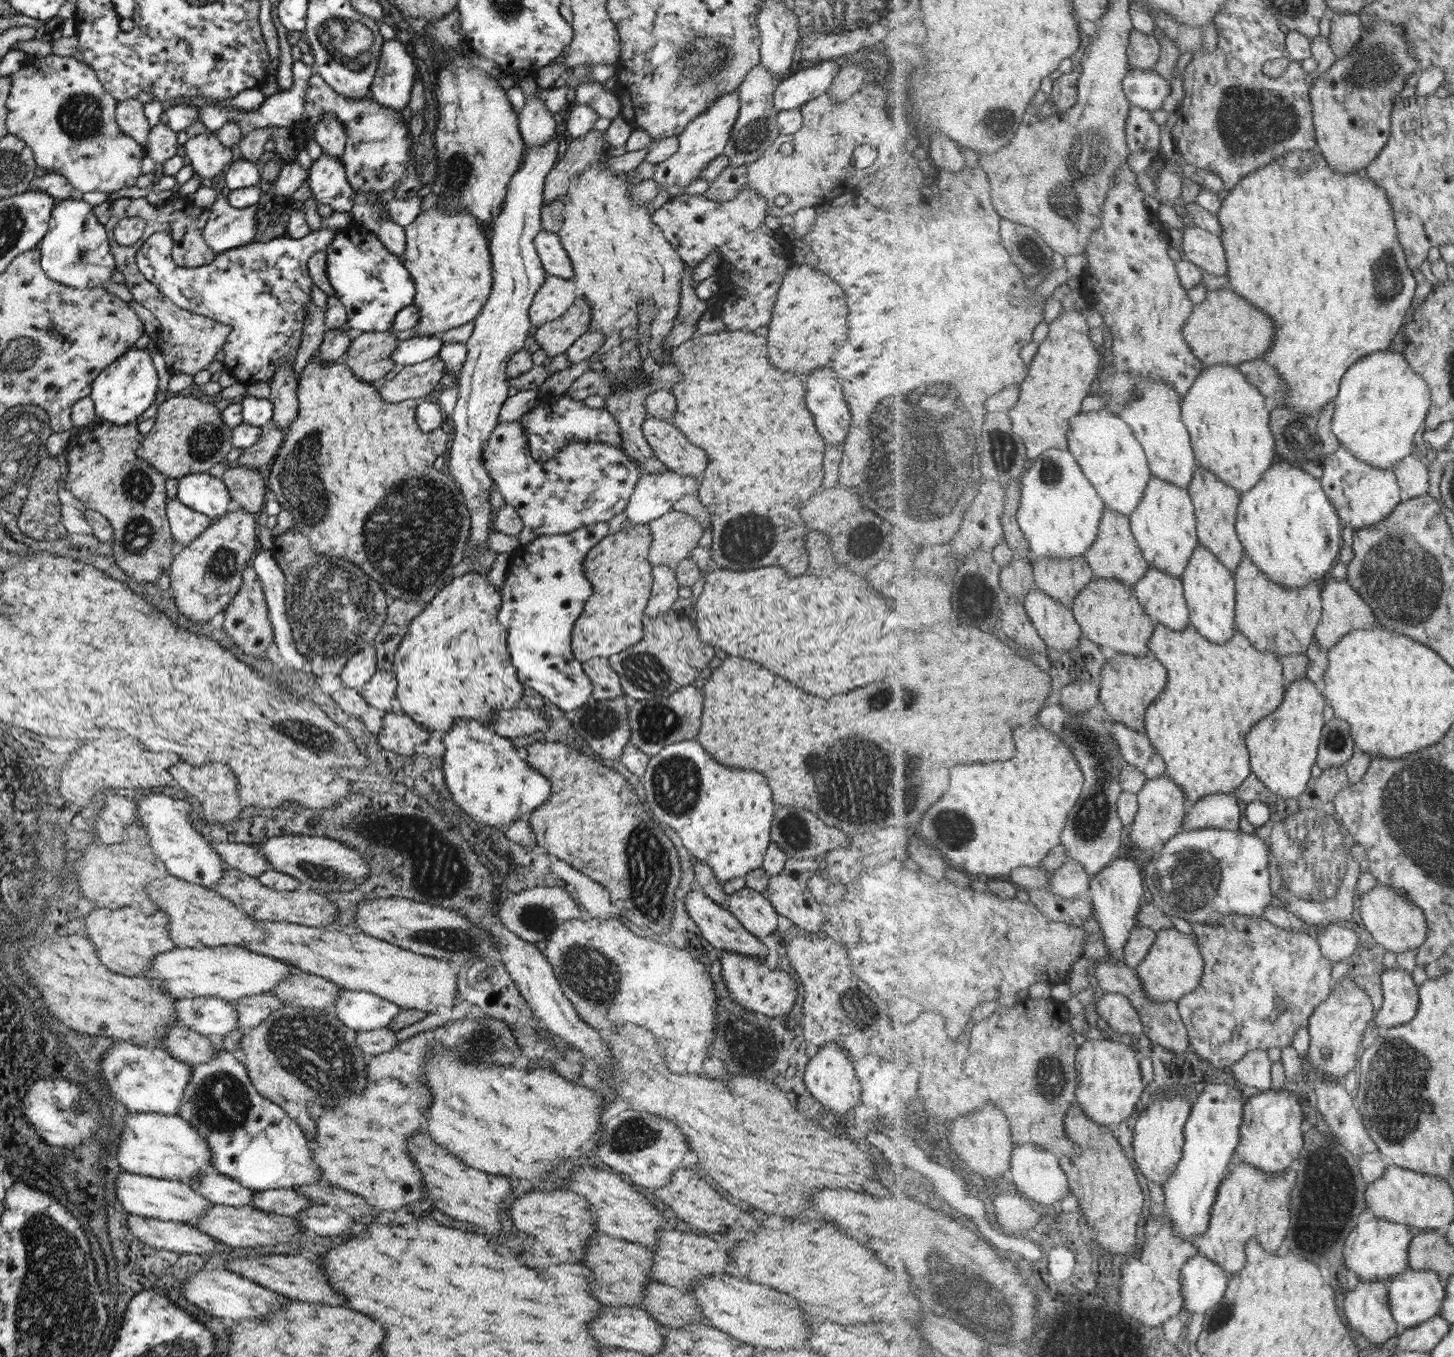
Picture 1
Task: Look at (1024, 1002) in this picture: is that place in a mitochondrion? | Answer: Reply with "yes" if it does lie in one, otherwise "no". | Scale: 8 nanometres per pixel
no

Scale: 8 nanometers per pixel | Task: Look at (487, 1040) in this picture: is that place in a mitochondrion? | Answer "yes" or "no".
yes

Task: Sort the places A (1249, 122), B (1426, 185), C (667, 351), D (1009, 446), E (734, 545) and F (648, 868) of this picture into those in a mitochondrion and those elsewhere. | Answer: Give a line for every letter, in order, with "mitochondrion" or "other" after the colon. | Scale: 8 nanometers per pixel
A: mitochondrion
B: other
C: other
D: mitochondrion
E: mitochondrion
F: mitochondrion

